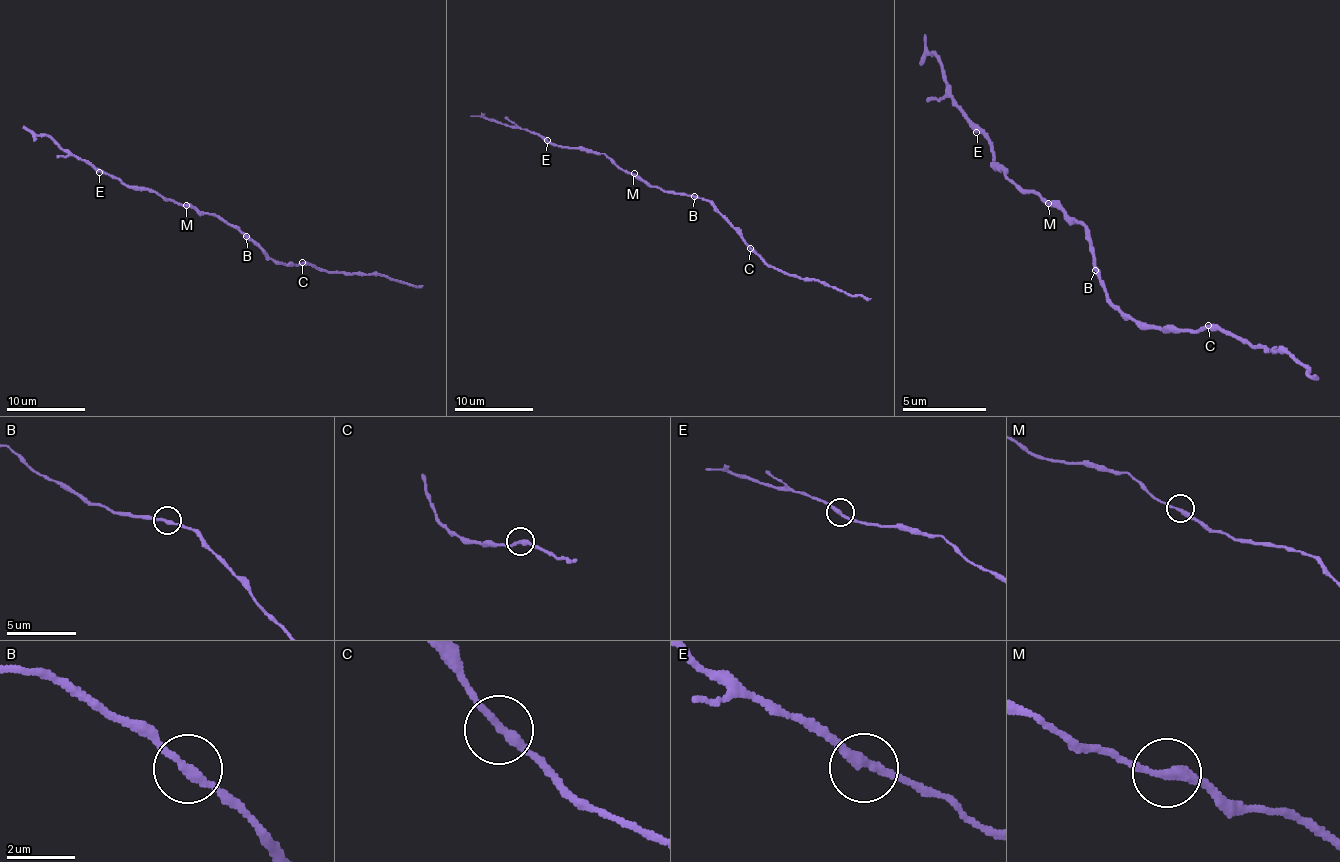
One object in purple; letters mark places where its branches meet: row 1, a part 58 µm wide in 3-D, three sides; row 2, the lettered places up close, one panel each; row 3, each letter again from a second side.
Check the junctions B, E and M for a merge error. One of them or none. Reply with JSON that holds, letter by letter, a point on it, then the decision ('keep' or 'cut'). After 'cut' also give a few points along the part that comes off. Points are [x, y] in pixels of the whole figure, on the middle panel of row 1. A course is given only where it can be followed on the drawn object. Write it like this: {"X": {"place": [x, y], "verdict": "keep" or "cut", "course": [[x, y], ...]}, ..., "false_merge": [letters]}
{"B": {"place": [694, 196], "verdict": "cut", "course": [[695, 195], [706, 199], [762, 258], [775, 268], [870, 300]]}, "E": {"place": [547, 140], "verdict": "keep"}, "M": {"place": [634, 173], "verdict": "keep"}, "false_merge": ["B"]}

